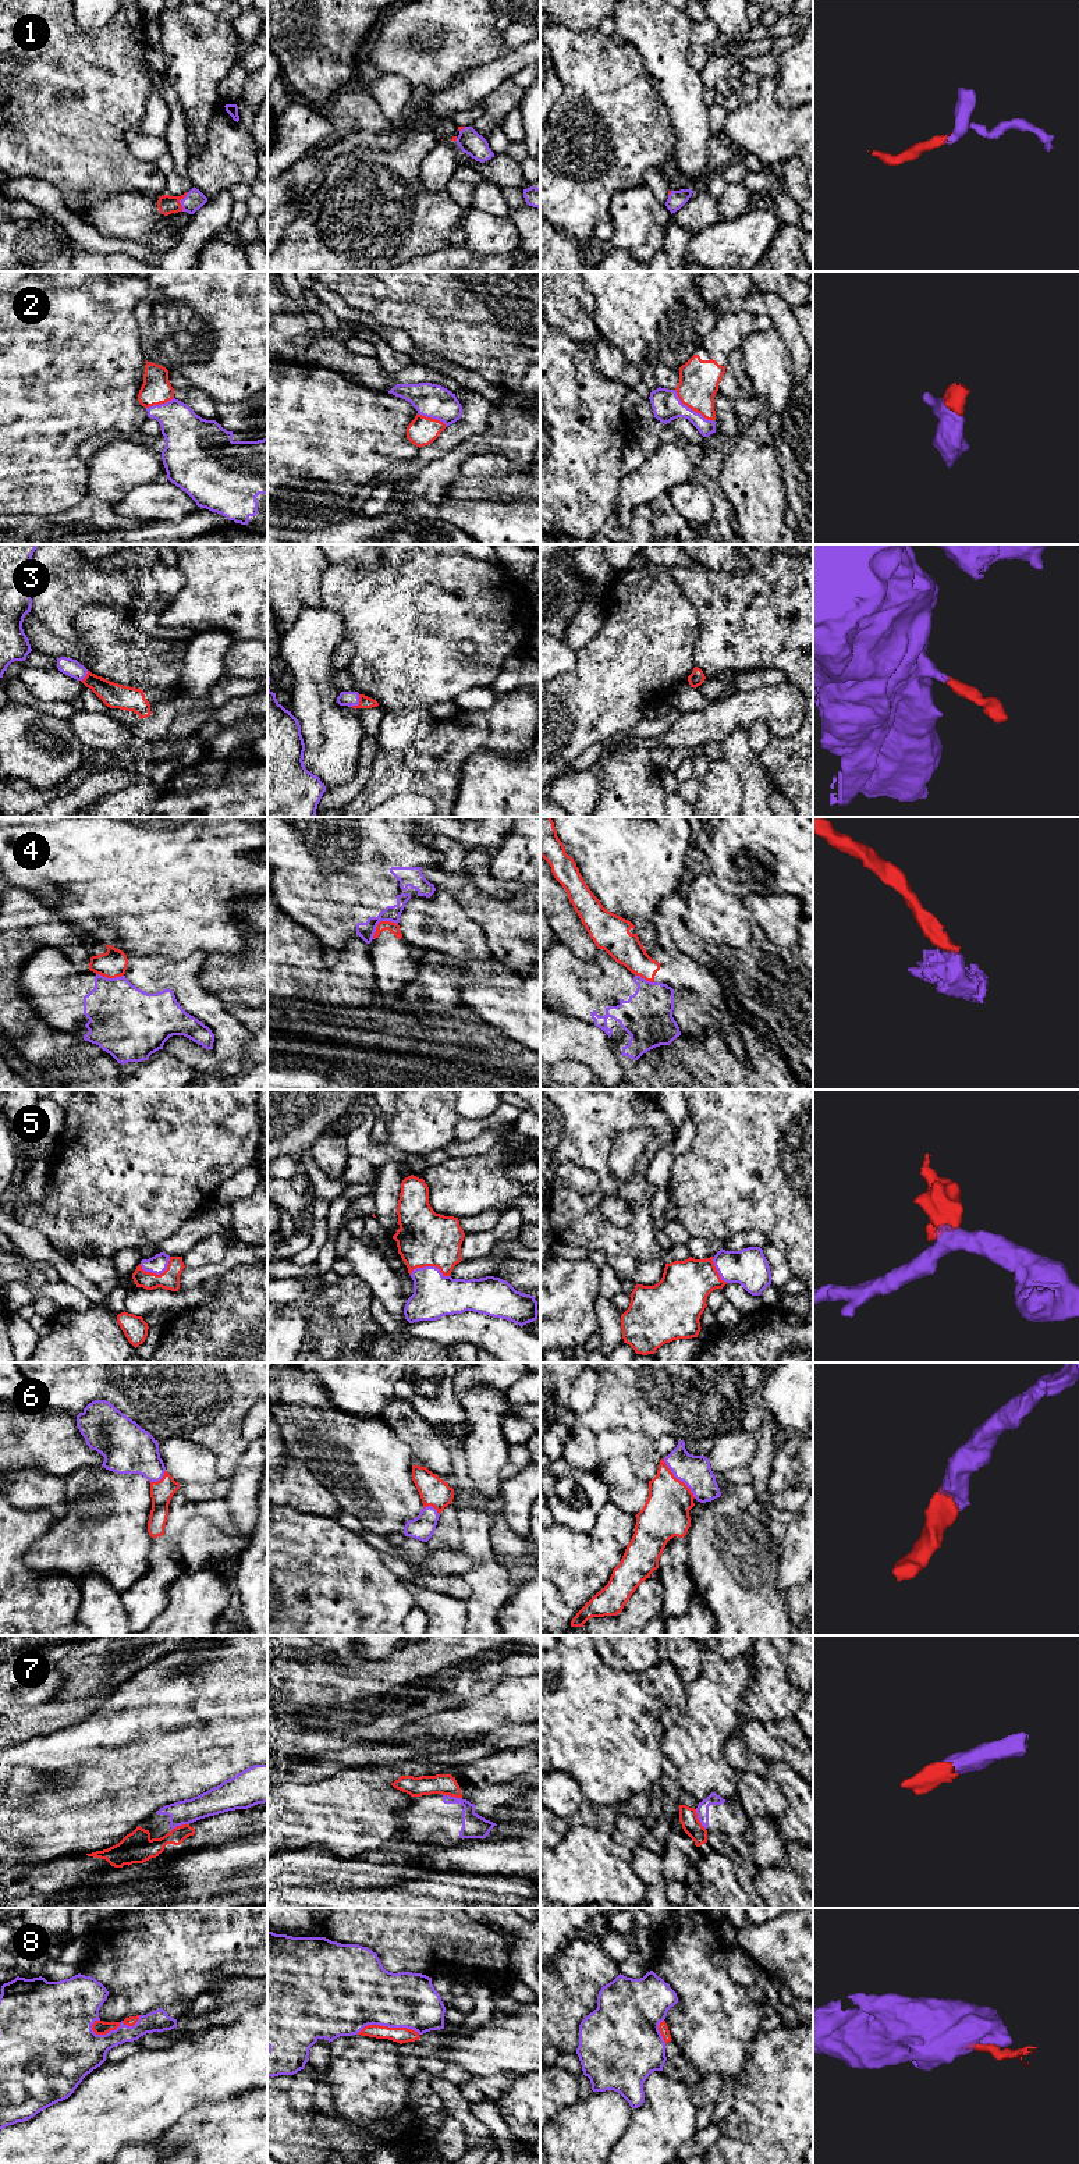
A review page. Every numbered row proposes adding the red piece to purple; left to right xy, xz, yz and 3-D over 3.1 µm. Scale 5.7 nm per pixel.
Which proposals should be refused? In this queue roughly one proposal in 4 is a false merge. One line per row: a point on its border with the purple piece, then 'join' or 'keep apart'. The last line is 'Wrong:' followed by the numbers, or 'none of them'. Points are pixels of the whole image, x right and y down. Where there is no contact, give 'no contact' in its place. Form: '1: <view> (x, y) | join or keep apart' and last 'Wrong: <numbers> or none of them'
1: xy (180, 202) | join
2: yz (691, 409) | join
3: xz (358, 703) | join
4: xz (380, 920) | keep apart
5: xz (429, 1267) | join
6: yz (678, 1478) | join
7: yz (698, 1818) | keep apart
8: xy (117, 2028) | join
Wrong: 4, 7

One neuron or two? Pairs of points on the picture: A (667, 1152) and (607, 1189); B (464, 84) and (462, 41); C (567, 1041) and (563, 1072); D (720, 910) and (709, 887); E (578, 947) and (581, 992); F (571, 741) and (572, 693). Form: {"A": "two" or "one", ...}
{"A": "two", "B": "two", "C": "two", "D": "one", "E": "two", "F": "one"}

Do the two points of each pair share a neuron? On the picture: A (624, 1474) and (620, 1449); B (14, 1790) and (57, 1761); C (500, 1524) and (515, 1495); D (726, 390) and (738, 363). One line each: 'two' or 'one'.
A: two
B: two
C: two
D: one

